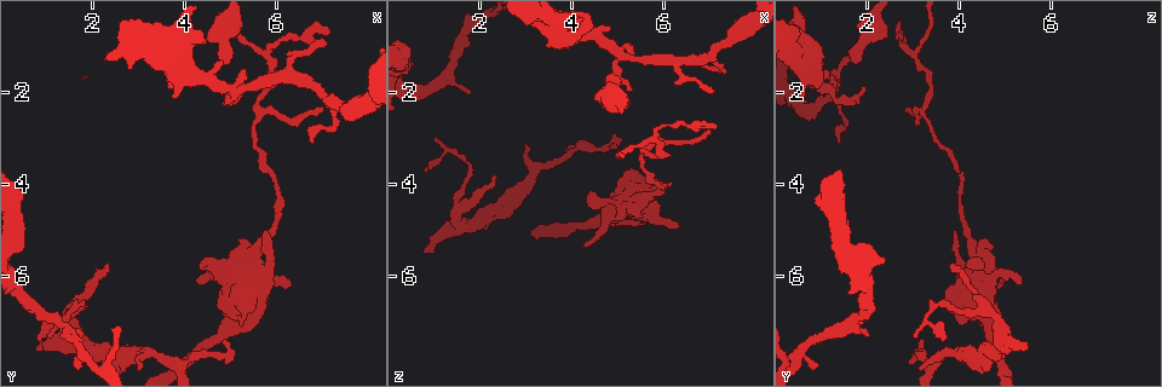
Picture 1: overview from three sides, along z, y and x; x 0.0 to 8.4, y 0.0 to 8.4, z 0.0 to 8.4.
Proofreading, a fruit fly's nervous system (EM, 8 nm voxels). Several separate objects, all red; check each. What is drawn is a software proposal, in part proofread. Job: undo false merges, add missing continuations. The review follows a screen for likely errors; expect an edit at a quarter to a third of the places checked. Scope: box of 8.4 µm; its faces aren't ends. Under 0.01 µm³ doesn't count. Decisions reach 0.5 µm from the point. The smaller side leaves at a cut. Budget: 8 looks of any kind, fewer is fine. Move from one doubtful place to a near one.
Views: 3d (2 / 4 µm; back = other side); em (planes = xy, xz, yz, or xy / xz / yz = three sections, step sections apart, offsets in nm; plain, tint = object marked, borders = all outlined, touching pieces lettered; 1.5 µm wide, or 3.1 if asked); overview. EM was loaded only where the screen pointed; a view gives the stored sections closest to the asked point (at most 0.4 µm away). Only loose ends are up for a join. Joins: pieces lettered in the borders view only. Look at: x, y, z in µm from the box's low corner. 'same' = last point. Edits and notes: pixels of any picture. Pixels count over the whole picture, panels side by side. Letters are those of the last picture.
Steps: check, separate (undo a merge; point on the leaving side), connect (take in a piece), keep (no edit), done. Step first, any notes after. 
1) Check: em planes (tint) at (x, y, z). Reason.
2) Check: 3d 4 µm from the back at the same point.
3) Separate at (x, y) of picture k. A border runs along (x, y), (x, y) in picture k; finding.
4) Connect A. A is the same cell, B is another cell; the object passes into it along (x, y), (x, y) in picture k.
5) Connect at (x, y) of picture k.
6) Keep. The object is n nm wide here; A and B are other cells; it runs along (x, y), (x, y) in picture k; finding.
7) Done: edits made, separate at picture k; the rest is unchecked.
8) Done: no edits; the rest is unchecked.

Check: em planes (borders) at (6.75, 3.15, 1.40). Free end.

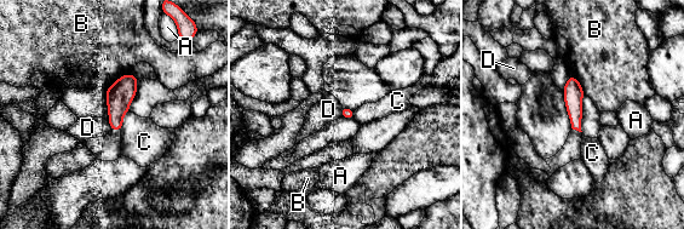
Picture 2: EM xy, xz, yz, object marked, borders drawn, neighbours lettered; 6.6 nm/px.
Keep. The object is 70 nm wide here; A, B, C and D are other cells; a border runs along (342, 106), (340, 116) in picture 2; none of them fits.

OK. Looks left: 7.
Check: em planes (borders) at (7.05, 0.85, 2.00). Tapers out.

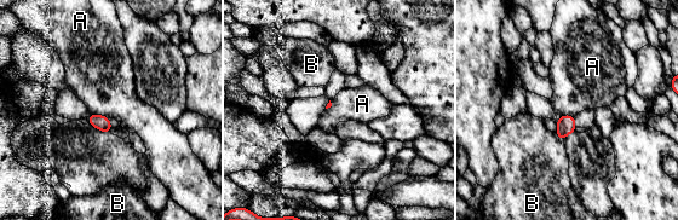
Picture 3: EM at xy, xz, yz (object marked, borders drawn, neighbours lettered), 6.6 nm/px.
Keep. A and B are other cells; a border runs along (90, 113), (109, 117) in picture 3; no lettered piece goes on from it.

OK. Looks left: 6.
Check: em 3.1 µm planes (borders) at (2.30, 5.75, 3.85). Tapers out.

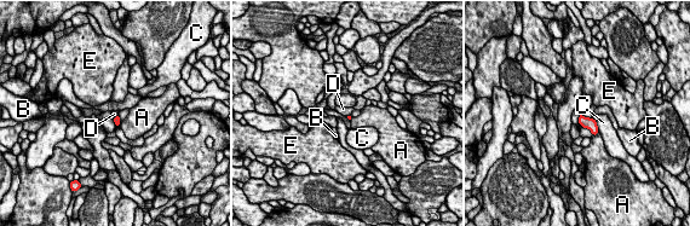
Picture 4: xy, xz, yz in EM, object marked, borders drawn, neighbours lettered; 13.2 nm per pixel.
Keep. A, B, C, D and E are other cells; a border runs along (580, 112), (578, 123) in picture 4; no lettered piece goes on from it.

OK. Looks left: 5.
Done: no edits; the rest is unchecked.

